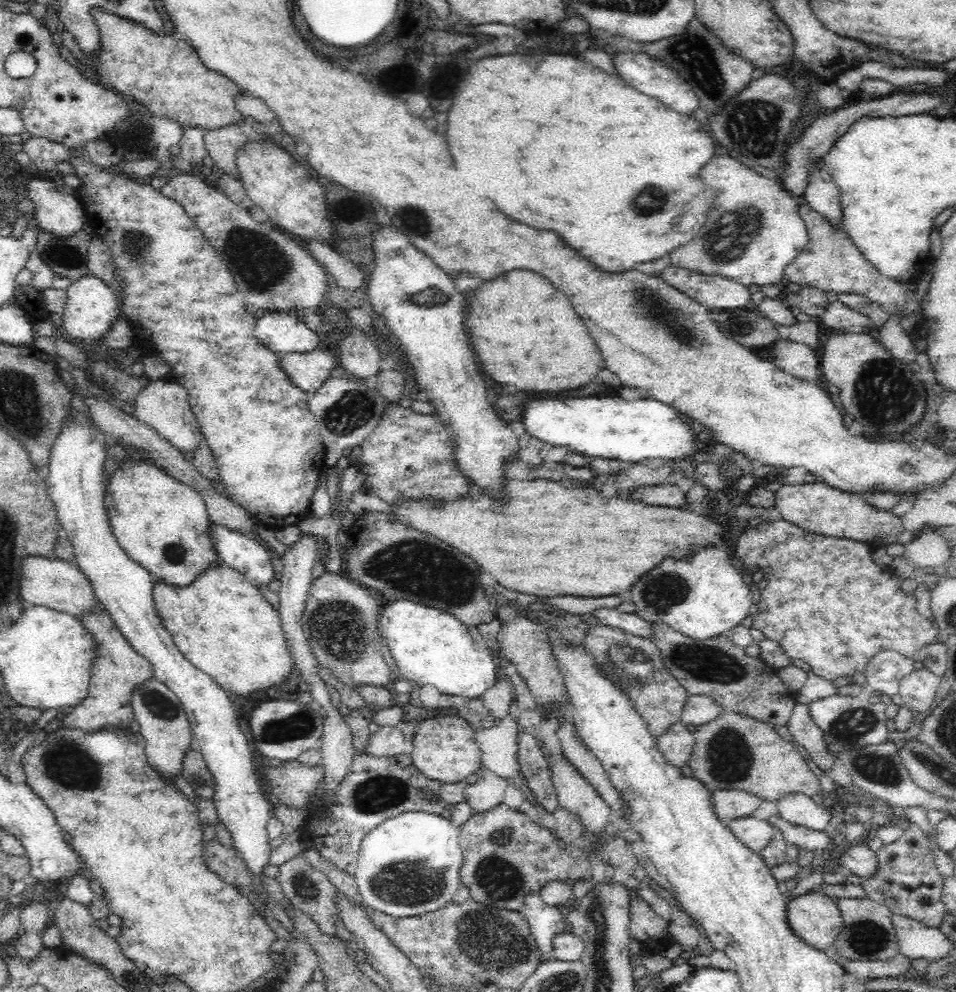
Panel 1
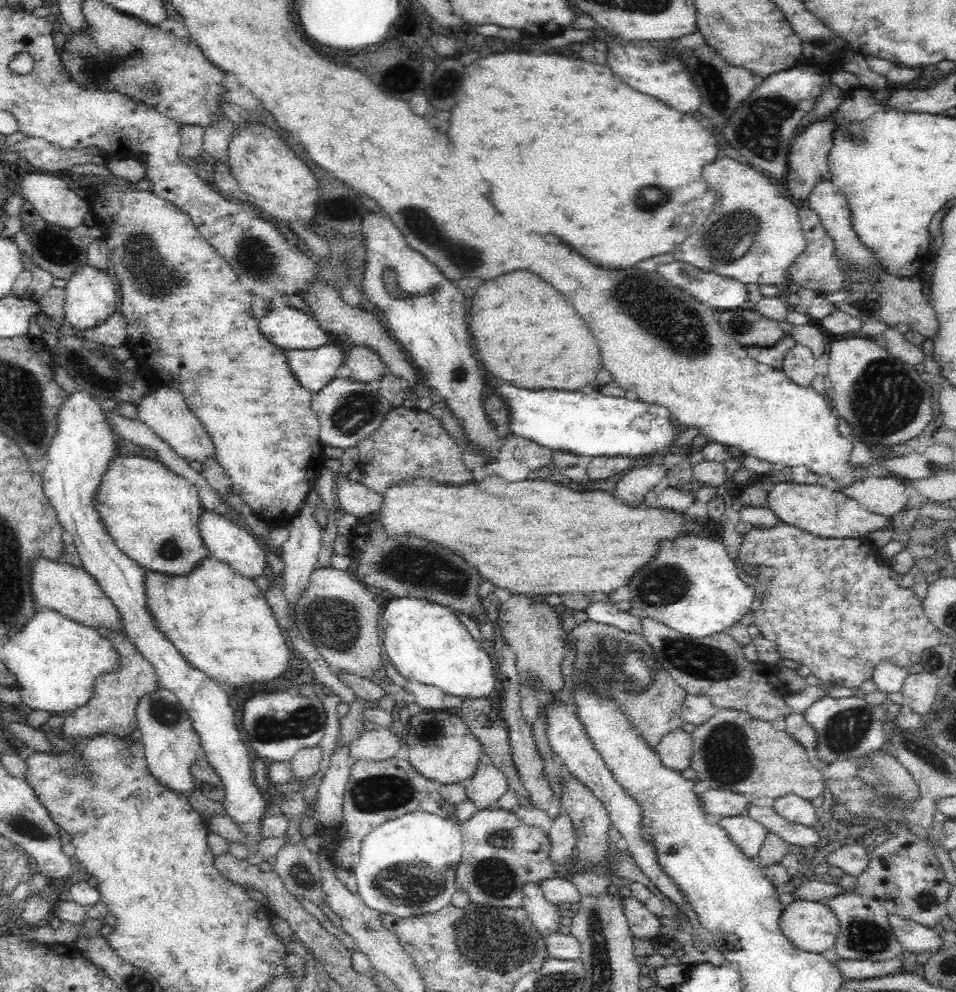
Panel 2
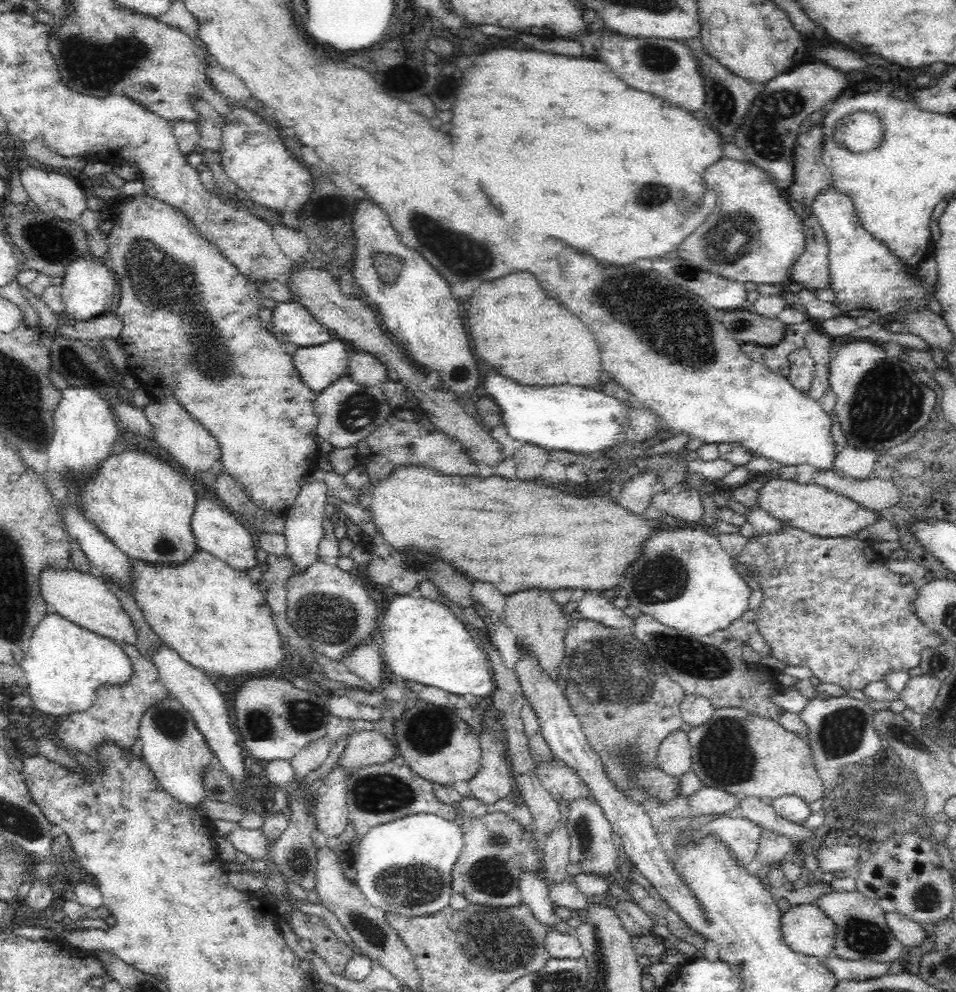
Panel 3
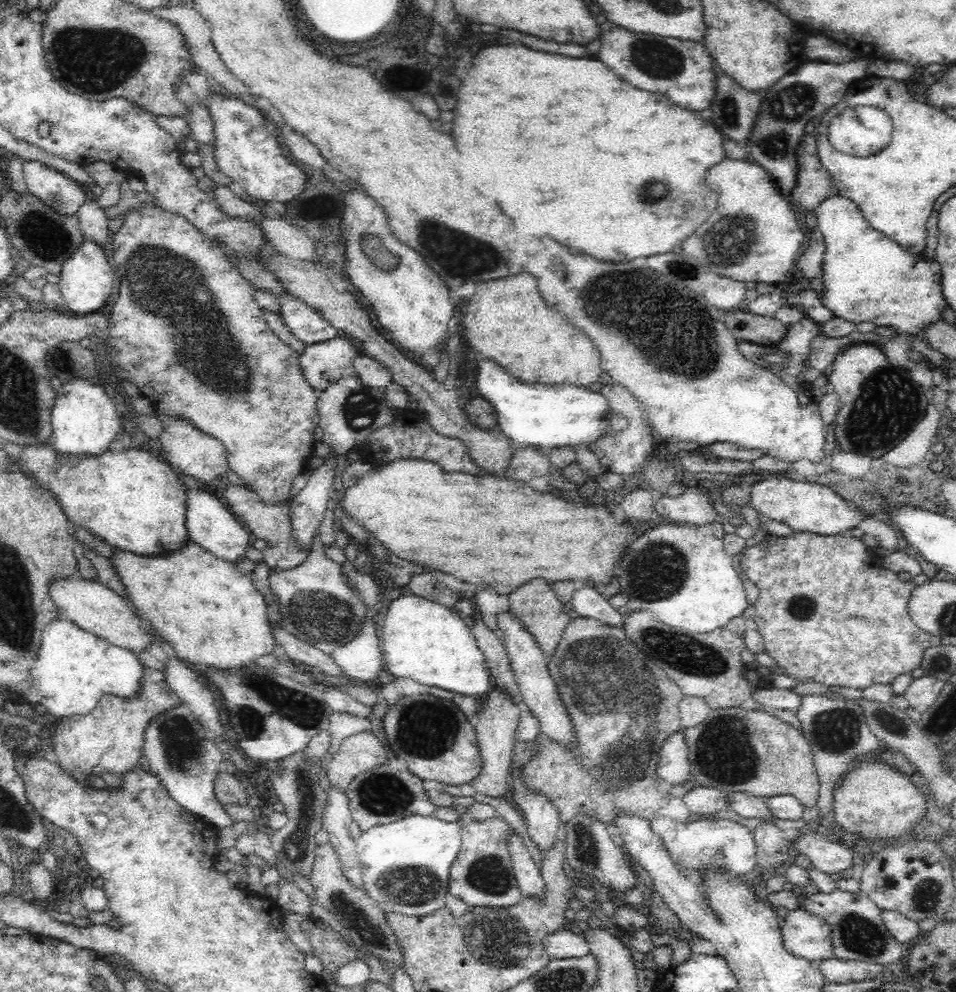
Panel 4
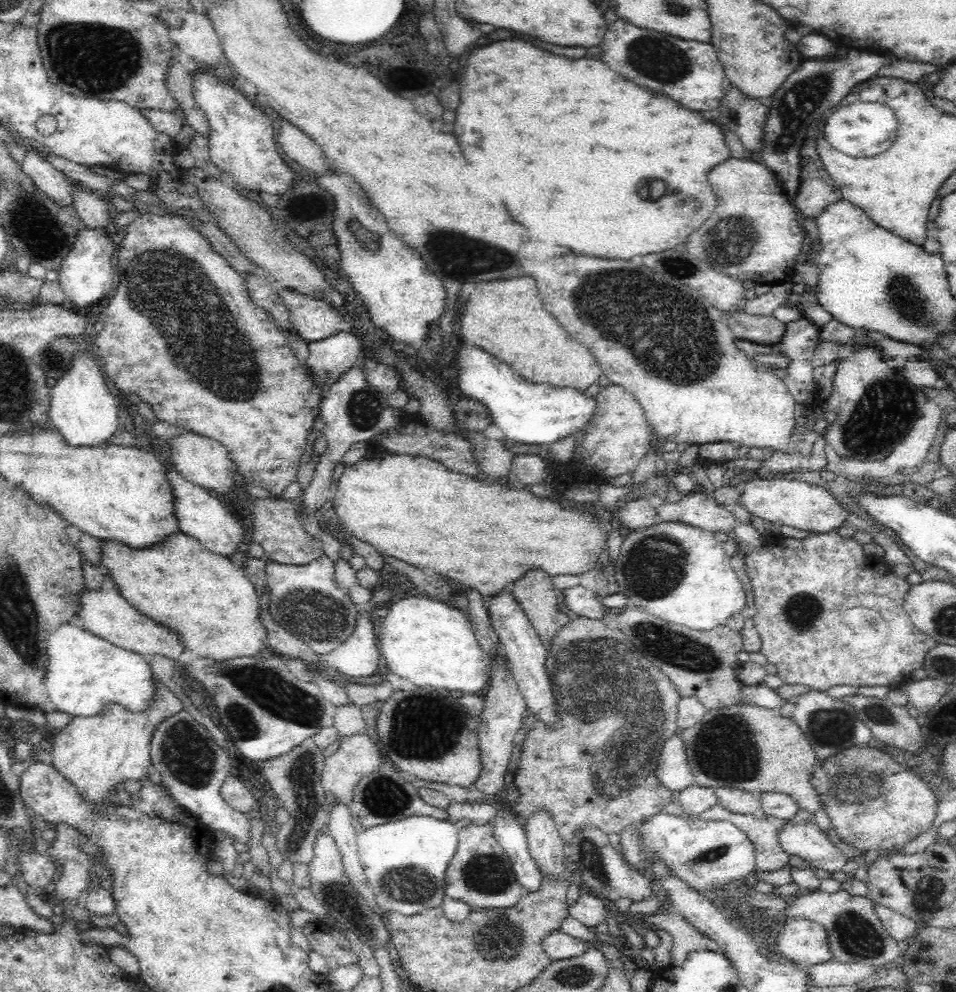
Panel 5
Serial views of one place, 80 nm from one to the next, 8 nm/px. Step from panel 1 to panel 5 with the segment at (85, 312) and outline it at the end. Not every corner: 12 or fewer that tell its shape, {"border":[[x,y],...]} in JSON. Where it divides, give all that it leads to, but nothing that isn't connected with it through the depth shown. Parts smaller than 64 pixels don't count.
{"border":[[108,227],[80,228],[58,268],[68,300],[108,294],[116,244]]}

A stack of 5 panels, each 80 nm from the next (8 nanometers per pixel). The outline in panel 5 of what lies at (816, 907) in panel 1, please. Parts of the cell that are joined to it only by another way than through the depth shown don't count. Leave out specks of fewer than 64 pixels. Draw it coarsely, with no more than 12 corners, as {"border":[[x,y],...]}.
{"border":[[789,918],[778,954],[809,967],[832,960],[825,928]]}

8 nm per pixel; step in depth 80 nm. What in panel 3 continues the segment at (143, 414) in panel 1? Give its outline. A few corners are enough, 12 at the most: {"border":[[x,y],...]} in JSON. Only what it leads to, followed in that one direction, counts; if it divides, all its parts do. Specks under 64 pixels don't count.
{"border":[[176,398],[143,409],[153,438],[183,470],[221,462],[216,439]]}

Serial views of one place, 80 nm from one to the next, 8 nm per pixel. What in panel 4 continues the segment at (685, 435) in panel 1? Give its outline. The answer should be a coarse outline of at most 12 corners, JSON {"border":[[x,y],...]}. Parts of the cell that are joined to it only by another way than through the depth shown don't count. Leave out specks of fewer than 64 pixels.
{"border":[[478,358],[472,389],[511,445],[590,446],[607,432],[603,395],[522,384]]}

